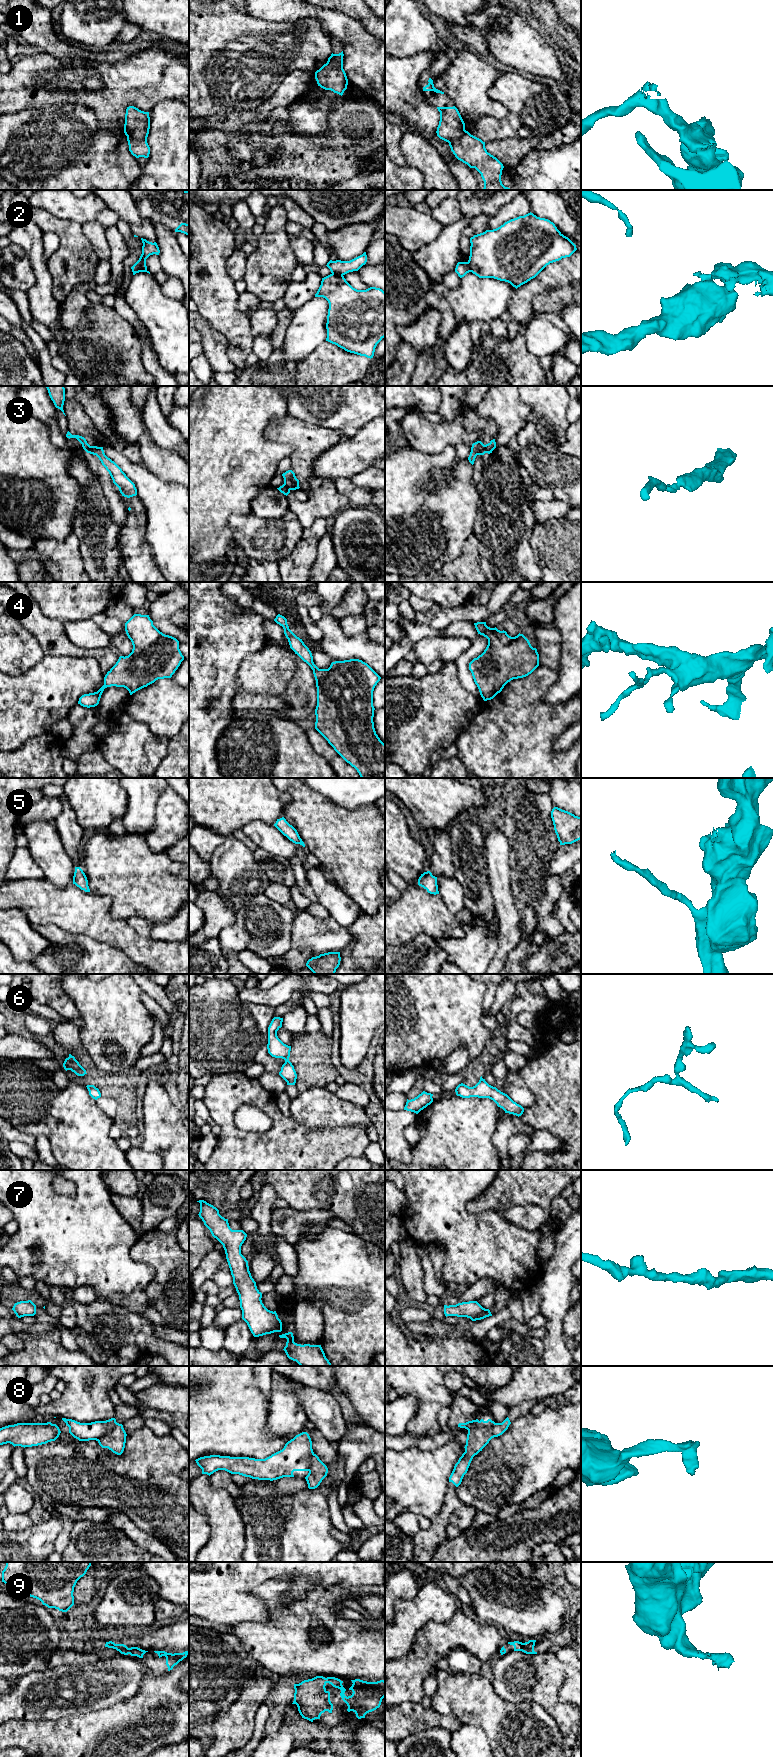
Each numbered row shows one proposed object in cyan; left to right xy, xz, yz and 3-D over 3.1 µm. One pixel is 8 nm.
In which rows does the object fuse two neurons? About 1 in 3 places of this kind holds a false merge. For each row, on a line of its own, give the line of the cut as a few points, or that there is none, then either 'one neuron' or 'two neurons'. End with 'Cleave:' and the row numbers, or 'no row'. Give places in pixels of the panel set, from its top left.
1: cut in xy along (127, 136), (146, 140); two neurons
2: cut in xz along (332, 273), (342, 275); two neurons
3: cut in yz along (484, 445), (486, 452); two neurons
4: no cut; one neuron
5: no cut; one neuron
6: no cut; one neuron
7: no cut; one neuron
8: cut in yz along (494, 1422), (491, 1425), (475, 1426), (468, 1431); two neurons
9: no cut; one neuron
Cleave: 1, 2, 3, 8

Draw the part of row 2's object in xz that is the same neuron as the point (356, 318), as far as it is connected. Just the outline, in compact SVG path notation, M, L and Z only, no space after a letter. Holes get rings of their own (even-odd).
M330 274L322 278L315 297L323 297L329 303L326 341L347 352L373 358L377 344L385 337L385 292L376 287L357 290L343 275Z

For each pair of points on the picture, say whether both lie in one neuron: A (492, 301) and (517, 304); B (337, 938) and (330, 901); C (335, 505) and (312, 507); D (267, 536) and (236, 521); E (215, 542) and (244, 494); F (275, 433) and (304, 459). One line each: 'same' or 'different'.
A: different
B: different
C: same
D: same
E: same
F: same

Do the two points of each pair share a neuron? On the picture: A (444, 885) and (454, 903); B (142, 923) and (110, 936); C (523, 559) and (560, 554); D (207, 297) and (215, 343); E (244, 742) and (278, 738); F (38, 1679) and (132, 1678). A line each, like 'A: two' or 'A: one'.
A: one
B: two
C: two
D: two
E: one
F: one

